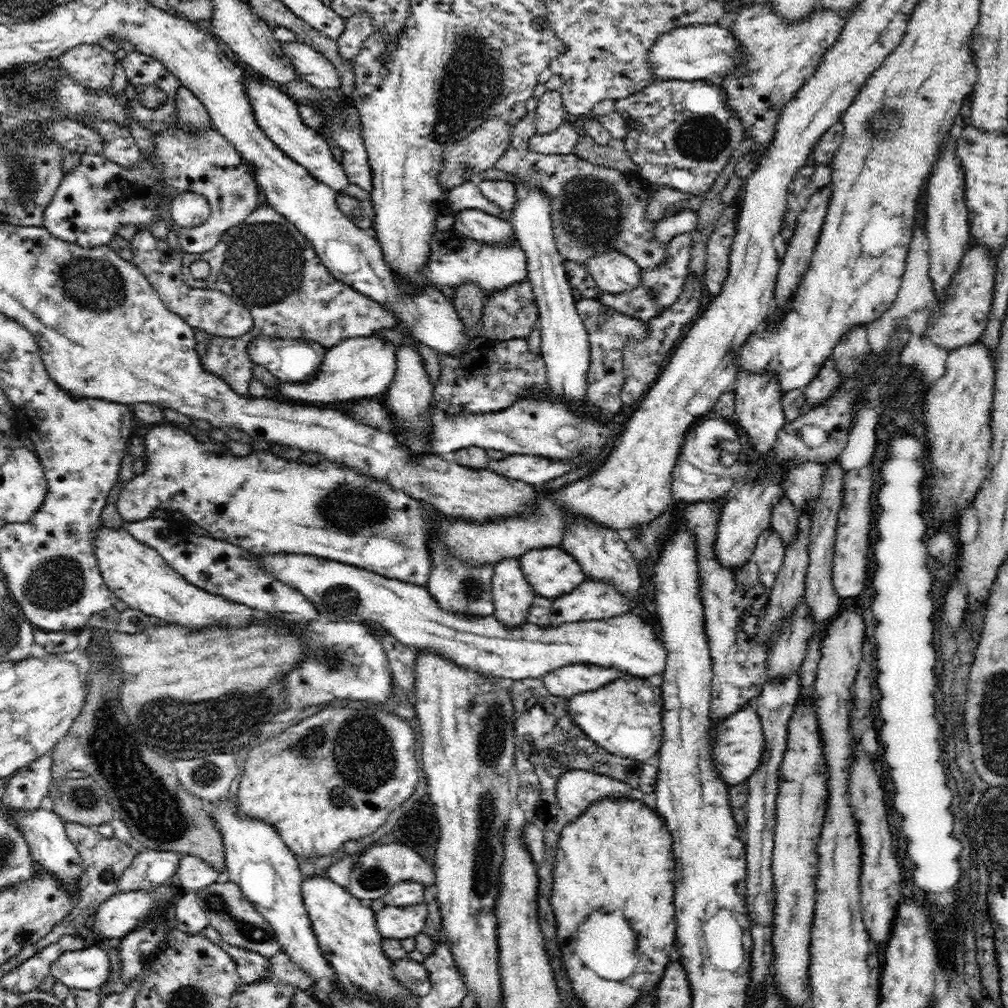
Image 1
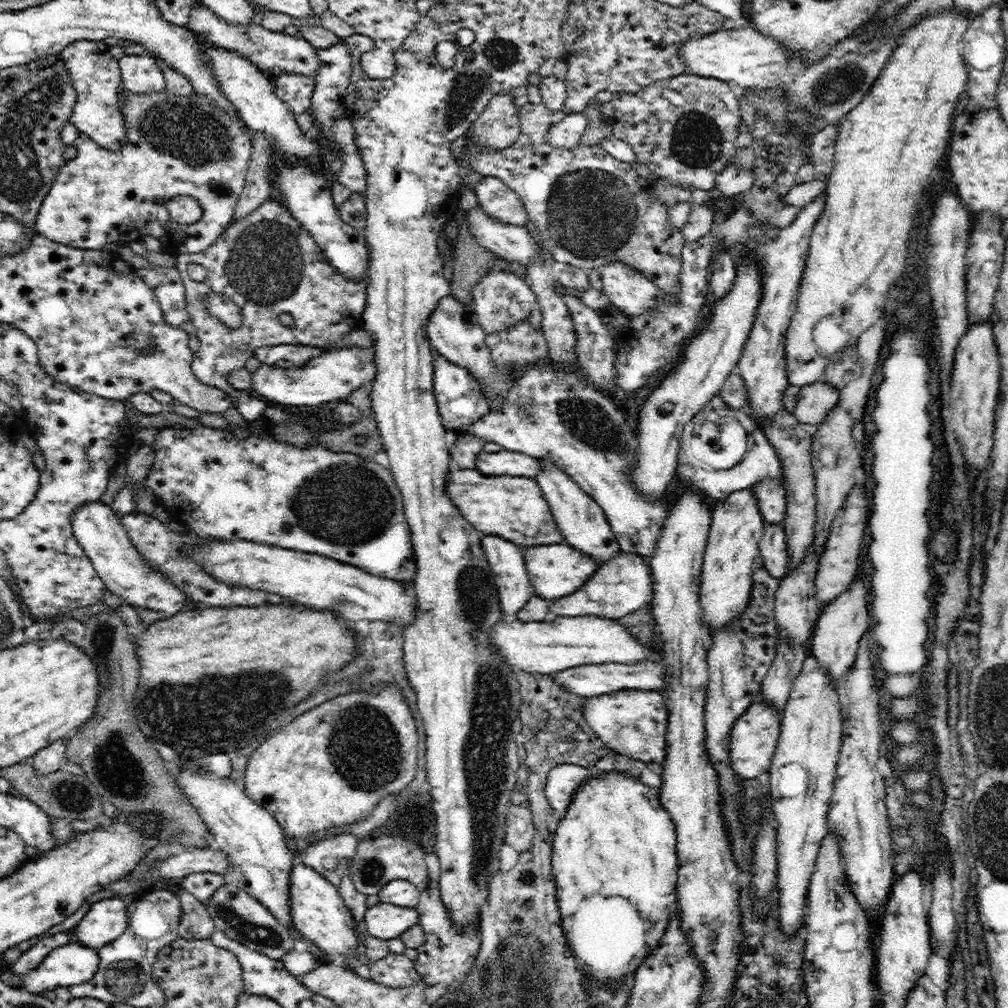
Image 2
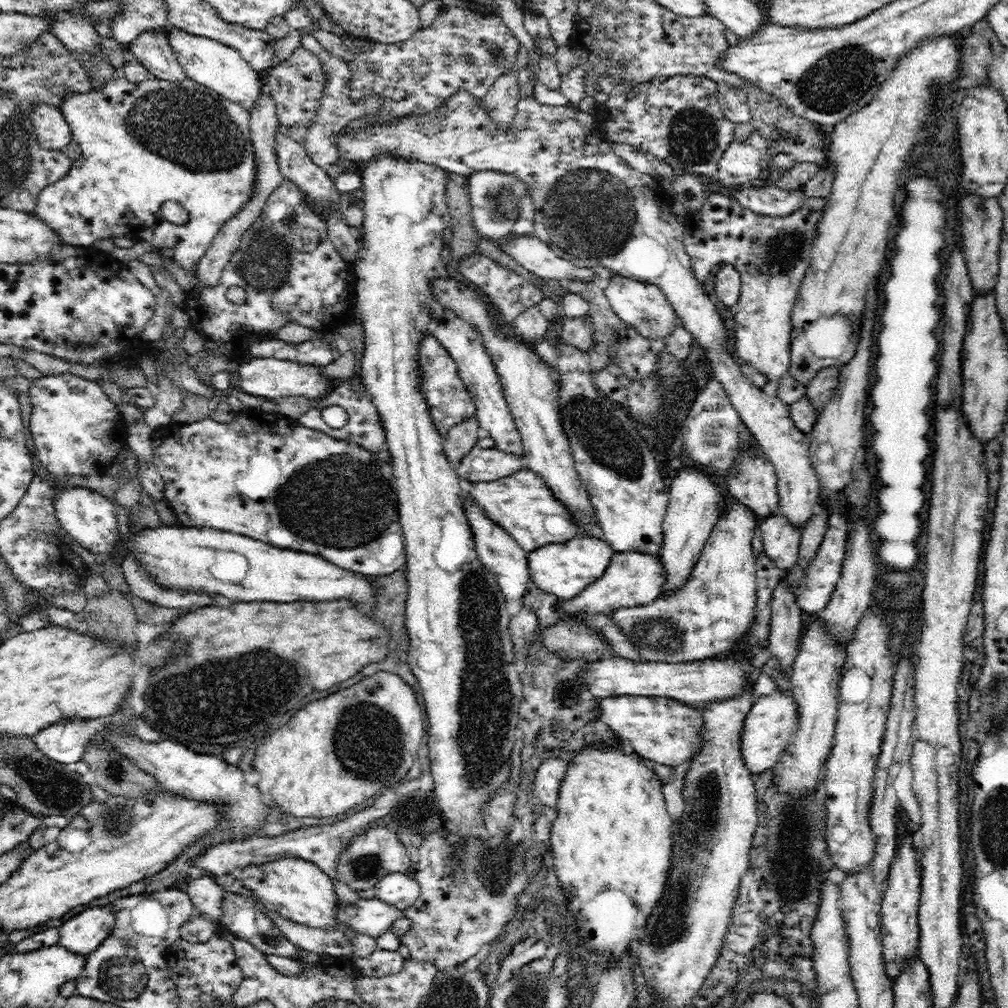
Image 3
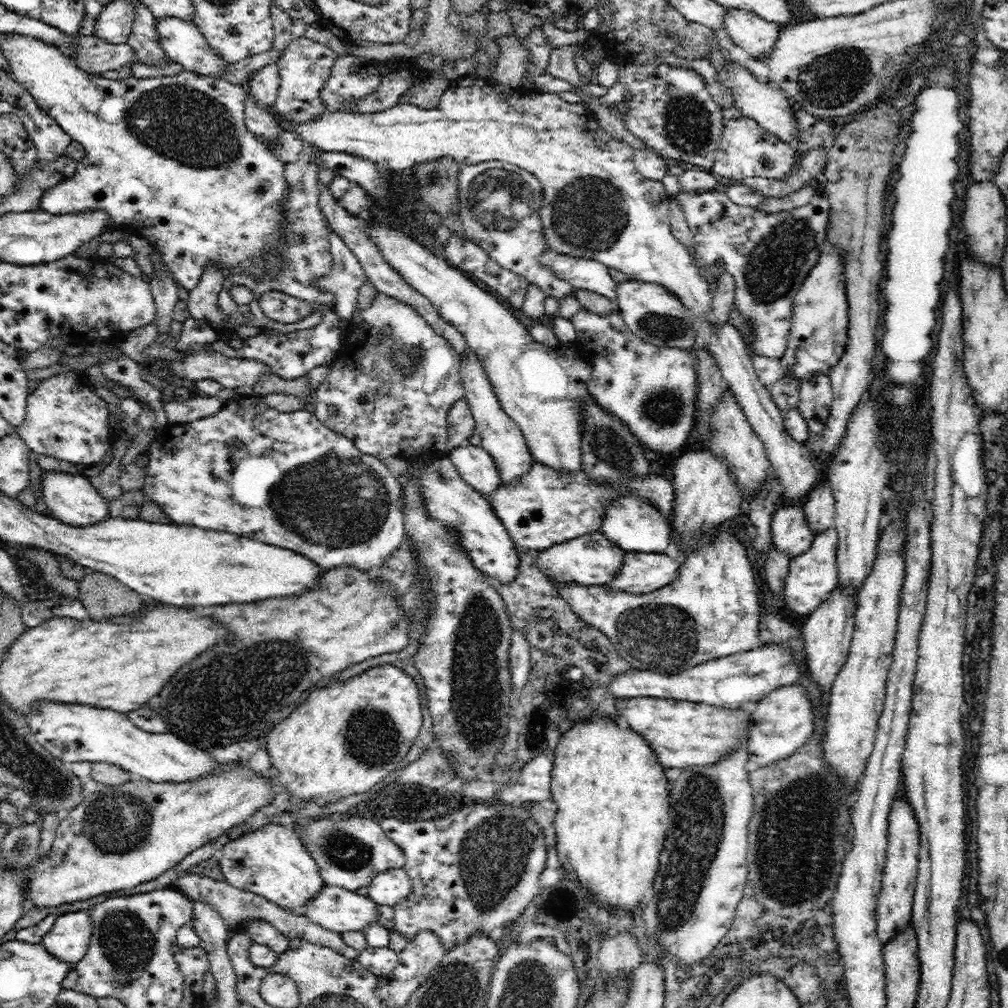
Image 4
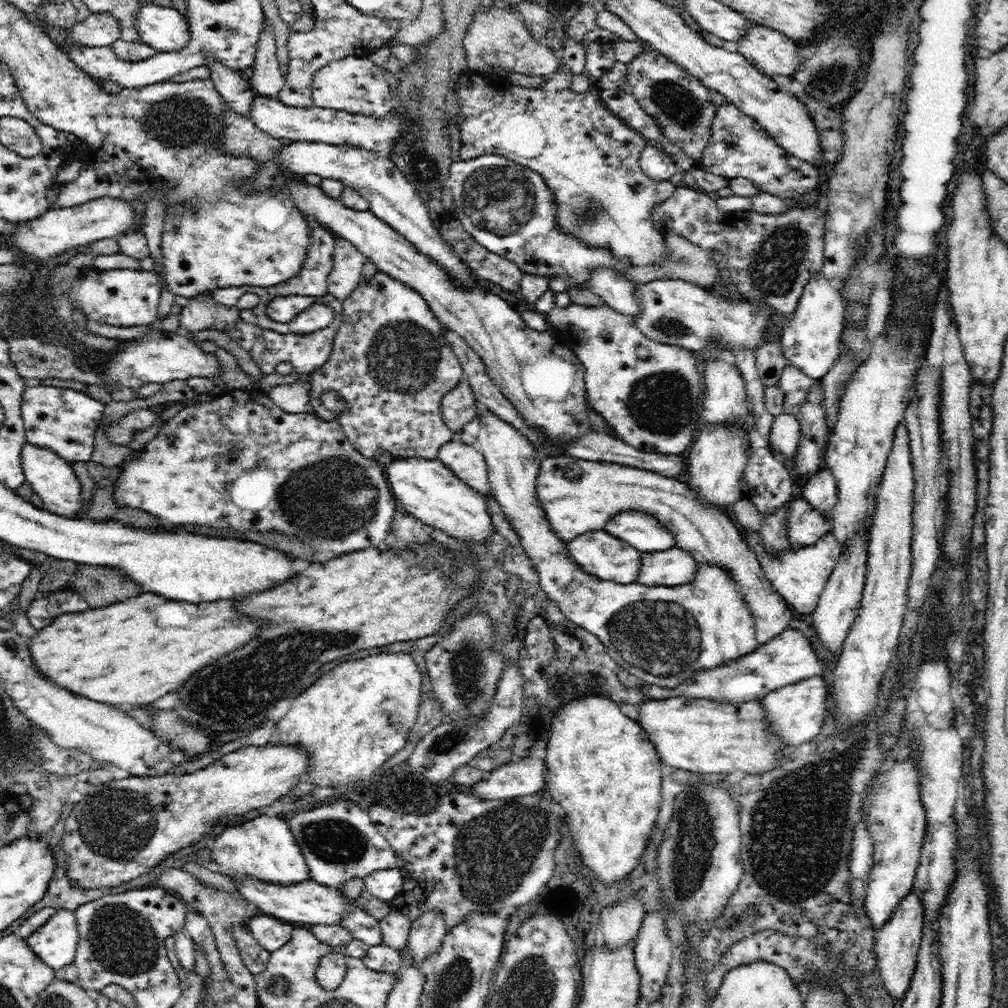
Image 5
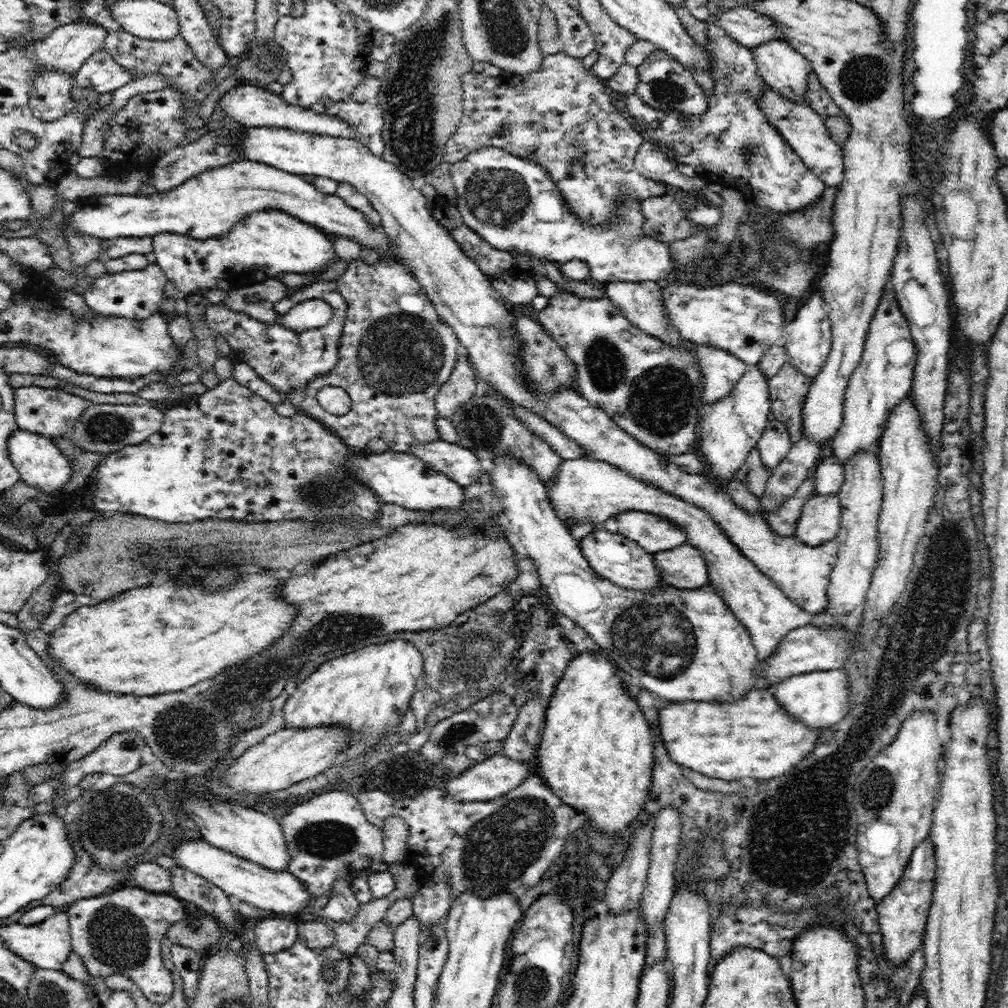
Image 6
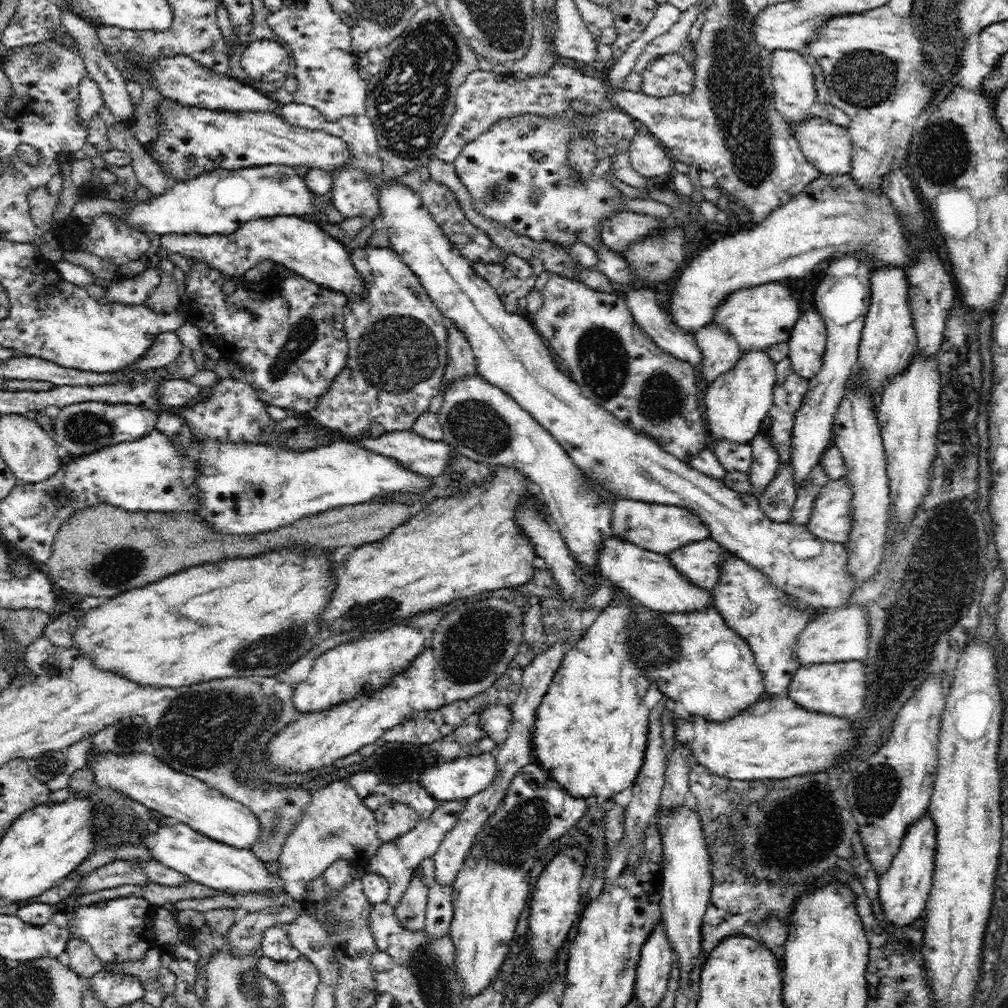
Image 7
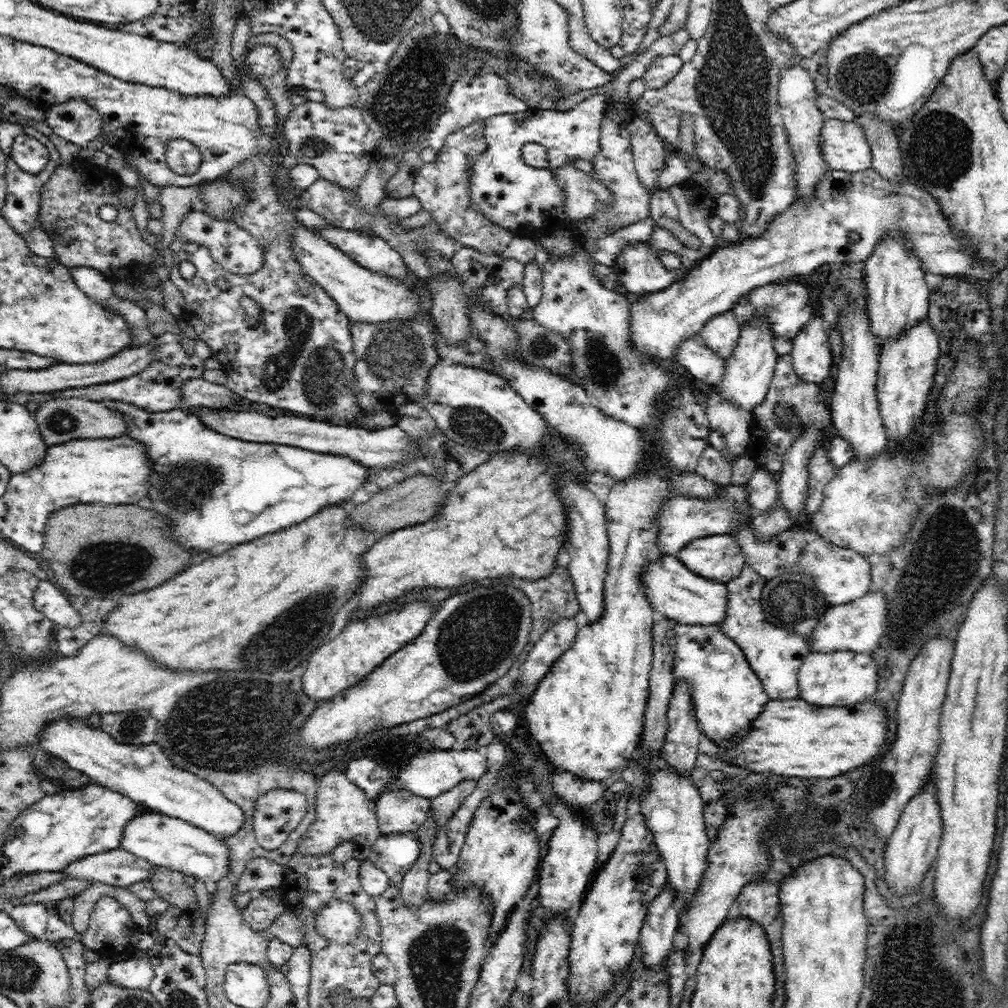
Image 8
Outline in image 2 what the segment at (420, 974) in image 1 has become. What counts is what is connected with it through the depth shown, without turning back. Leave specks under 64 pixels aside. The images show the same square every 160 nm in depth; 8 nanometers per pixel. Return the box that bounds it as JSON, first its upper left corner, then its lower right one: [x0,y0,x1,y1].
[364,953,421,988]

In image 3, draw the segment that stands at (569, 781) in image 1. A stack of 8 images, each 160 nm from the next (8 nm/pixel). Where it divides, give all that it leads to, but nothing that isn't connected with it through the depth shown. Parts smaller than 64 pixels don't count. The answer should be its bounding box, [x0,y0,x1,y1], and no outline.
[533,758,568,809]

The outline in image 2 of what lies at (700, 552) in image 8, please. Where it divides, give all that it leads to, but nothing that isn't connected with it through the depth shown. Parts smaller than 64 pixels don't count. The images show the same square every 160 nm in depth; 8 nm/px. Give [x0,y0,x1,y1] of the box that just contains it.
[549,552,652,619]

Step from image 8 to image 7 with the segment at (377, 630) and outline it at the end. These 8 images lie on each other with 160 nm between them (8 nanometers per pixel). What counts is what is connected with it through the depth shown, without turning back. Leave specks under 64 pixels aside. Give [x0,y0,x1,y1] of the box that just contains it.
[293,626,426,713]

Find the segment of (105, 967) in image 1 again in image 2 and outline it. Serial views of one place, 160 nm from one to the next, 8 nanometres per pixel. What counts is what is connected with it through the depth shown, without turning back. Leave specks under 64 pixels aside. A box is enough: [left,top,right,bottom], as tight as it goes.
[6,943,100,994]

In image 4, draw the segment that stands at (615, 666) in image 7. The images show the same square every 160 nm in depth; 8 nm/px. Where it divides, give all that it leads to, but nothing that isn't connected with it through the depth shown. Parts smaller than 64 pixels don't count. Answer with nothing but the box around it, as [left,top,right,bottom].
[551,716,670,912]

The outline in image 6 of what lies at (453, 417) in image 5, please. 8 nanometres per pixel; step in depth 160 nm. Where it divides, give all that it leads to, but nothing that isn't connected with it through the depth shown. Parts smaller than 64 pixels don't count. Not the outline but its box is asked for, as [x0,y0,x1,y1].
[435,355,478,419]

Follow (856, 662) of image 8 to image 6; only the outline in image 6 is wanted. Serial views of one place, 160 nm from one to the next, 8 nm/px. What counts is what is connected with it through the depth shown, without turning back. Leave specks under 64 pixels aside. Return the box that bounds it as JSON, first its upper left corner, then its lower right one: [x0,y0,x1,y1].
[774,669,850,730]

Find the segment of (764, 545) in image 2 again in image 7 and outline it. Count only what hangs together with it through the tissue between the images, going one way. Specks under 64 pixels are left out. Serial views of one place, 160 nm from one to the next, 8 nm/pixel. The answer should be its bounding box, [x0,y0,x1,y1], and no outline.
[805,476,852,544]

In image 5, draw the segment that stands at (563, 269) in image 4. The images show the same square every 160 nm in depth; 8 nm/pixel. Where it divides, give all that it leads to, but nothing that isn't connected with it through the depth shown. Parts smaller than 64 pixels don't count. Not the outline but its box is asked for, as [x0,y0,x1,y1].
[588,268,640,318]

